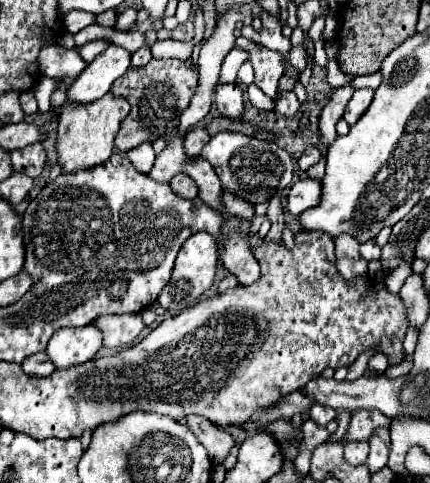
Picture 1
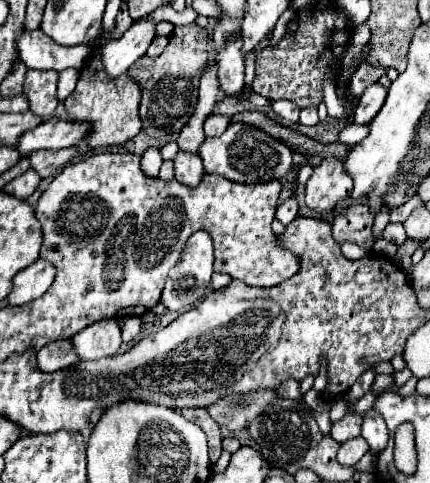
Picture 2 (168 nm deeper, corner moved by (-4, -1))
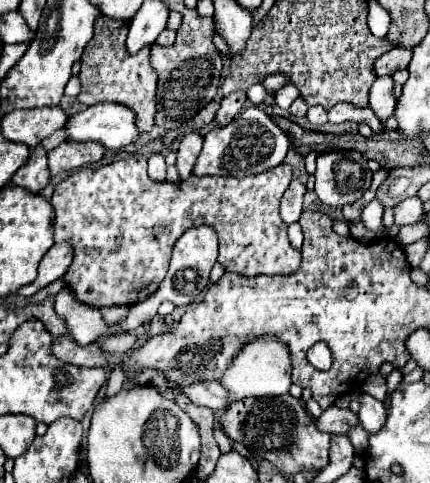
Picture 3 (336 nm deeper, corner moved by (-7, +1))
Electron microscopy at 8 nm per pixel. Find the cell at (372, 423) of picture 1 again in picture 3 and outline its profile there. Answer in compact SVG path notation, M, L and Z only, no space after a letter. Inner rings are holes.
M336 405L328 407L322 417L316 421L318 429L324 431L324 433L330 433L330 435L348 435L350 429L354 425L358 425L358 415L352 413L350 409L340 409Z

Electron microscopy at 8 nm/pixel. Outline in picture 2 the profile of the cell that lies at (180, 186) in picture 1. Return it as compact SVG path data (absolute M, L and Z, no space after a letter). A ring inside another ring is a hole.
M179 151L174 162L175 179L183 185L195 187L199 185L203 177L203 163L198 154L189 153L189 151Z

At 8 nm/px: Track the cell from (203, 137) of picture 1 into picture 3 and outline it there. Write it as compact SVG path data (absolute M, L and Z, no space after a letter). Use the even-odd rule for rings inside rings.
M230 93L222 99L222 105L216 113L216 117L212 119L212 125L214 127L226 127L244 107L244 101L246 101L246 93Z

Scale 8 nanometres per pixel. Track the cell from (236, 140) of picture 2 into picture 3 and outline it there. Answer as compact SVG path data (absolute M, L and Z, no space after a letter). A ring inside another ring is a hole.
M258 107L244 109L232 123L226 127L210 129L204 135L204 147L198 157L194 175L230 175L230 177L246 177L264 173L276 165L280 165L290 149L290 141L280 131L280 127Z

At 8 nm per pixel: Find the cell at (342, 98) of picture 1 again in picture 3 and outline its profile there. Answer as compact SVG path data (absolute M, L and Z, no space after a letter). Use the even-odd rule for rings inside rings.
M390 49L388 53L384 53L382 57L378 57L374 61L374 73L380 75L392 75L398 69L404 69L410 63L410 49Z

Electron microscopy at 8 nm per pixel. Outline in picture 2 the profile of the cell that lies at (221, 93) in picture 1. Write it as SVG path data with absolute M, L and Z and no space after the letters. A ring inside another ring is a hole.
M241 35L229 43L229 47L221 47L217 57L217 75L221 89L225 95L233 97L241 91L245 79L245 63L241 55Z

